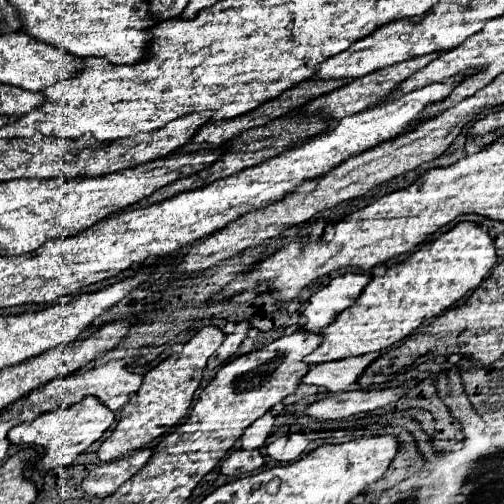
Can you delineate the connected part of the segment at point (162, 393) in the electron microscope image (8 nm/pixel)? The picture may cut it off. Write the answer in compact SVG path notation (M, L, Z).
M206 326L188 344L184 344L184 348L180 352L168 356L164 362L160 362L156 368L152 368L144 376L144 382L142 382L140 390L136 392L136 396L132 398L132 402L128 402L122 408L120 420L118 420L114 432L98 448L98 458L102 462L112 462L120 456L126 456L134 450L140 450L140 448L152 444L156 438L168 434L176 426L176 422L180 422L180 418L186 416L186 412L192 404L194 392L200 388L200 380L202 380L206 362L222 342L224 342L224 332L216 326Z

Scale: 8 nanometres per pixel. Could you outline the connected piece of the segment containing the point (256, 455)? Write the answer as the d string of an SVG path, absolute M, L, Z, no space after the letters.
M234 450L220 466L222 474L228 476L240 476L240 474L250 474L258 470L264 464L264 458L260 450Z

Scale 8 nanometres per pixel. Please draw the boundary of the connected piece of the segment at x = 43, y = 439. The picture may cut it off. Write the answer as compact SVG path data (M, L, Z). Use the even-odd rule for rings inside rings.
M86 396L76 404L70 404L66 408L56 408L42 412L32 422L22 422L14 426L8 432L8 438L12 444L36 444L46 450L46 456L42 458L46 468L62 468L72 464L72 460L82 454L90 444L102 438L102 434L110 428L114 422L114 412L106 408L98 398Z

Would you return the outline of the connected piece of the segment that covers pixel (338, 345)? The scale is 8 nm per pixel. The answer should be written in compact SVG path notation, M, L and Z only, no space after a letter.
M472 222L456 224L446 234L424 242L420 250L410 254L398 266L388 268L384 276L372 276L358 300L322 330L324 340L304 358L306 364L312 366L368 352L382 352L398 344L426 320L440 316L470 290L478 288L496 262L494 240L480 226Z

